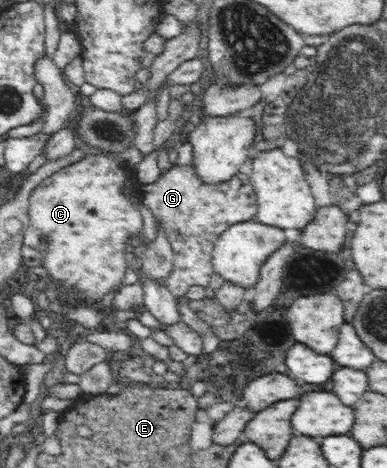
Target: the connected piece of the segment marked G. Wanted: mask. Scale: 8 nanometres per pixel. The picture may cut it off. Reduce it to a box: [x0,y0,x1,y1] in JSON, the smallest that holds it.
[143,164,257,300]

